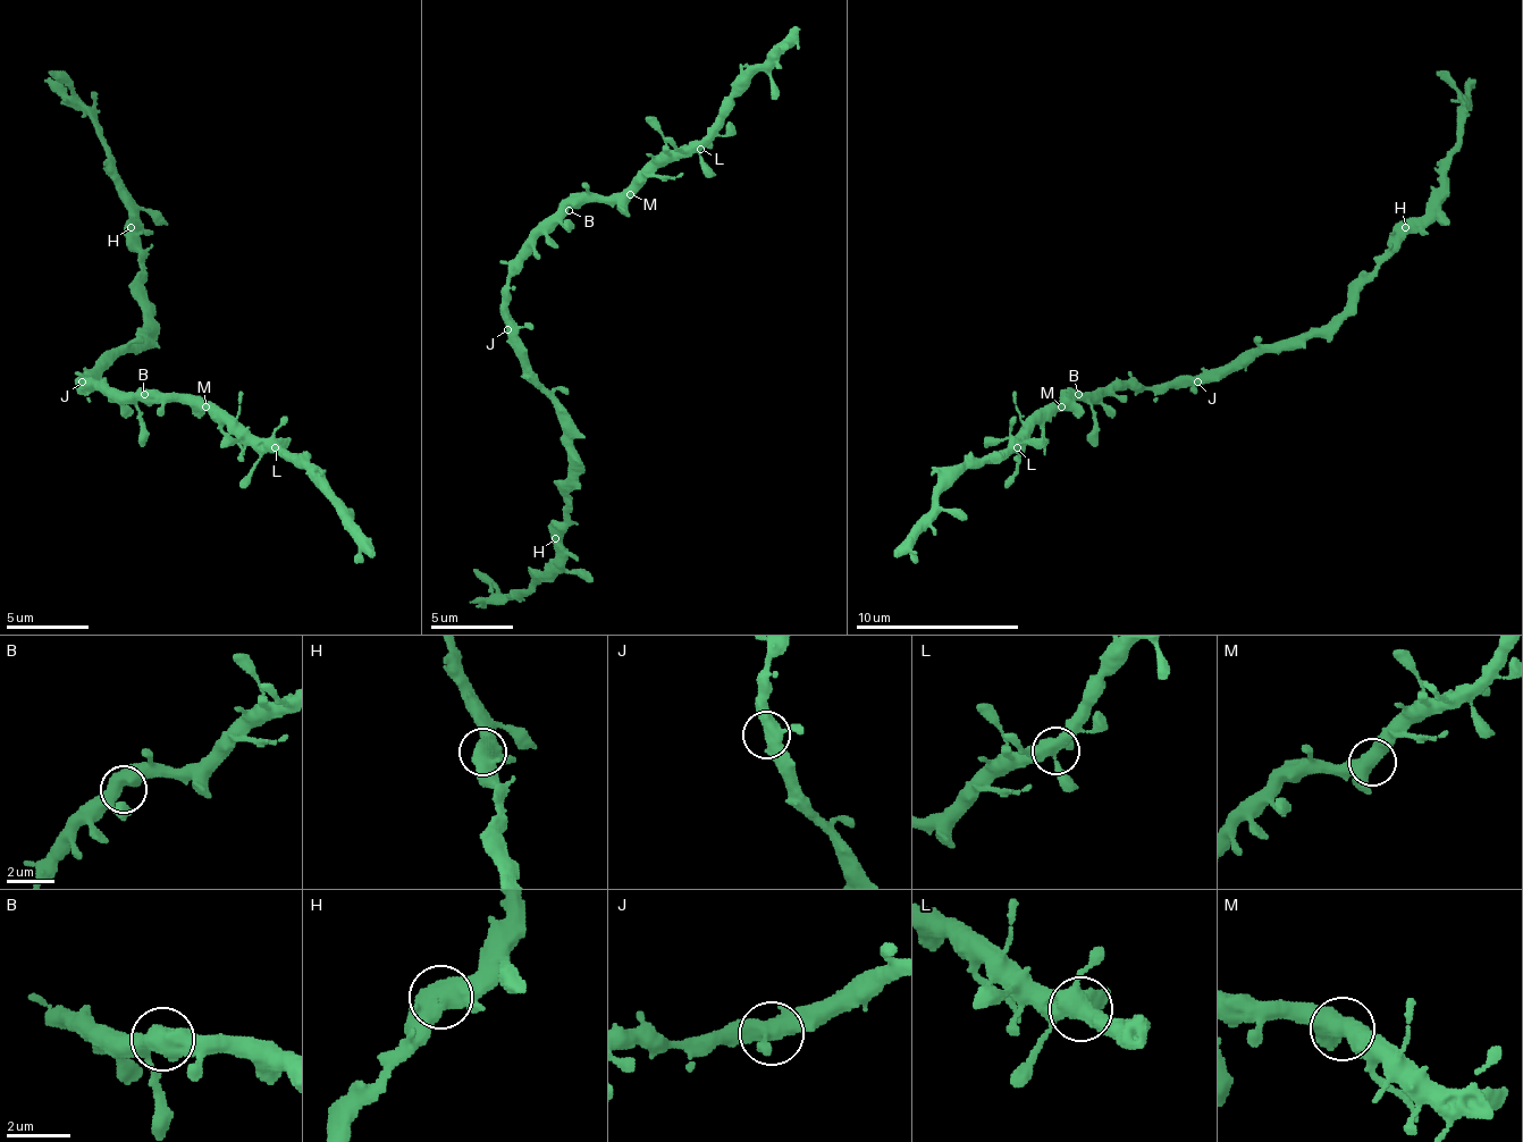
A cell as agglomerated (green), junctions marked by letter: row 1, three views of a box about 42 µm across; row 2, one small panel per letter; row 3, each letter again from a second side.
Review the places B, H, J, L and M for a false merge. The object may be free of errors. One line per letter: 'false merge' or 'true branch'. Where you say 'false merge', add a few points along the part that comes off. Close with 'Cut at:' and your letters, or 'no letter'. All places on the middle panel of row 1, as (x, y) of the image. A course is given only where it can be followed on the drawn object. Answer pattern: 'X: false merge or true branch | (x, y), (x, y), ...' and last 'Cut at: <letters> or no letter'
B: true branch
H: true branch
J: true branch
L: true branch
M: true branch
Cut at: no letter

